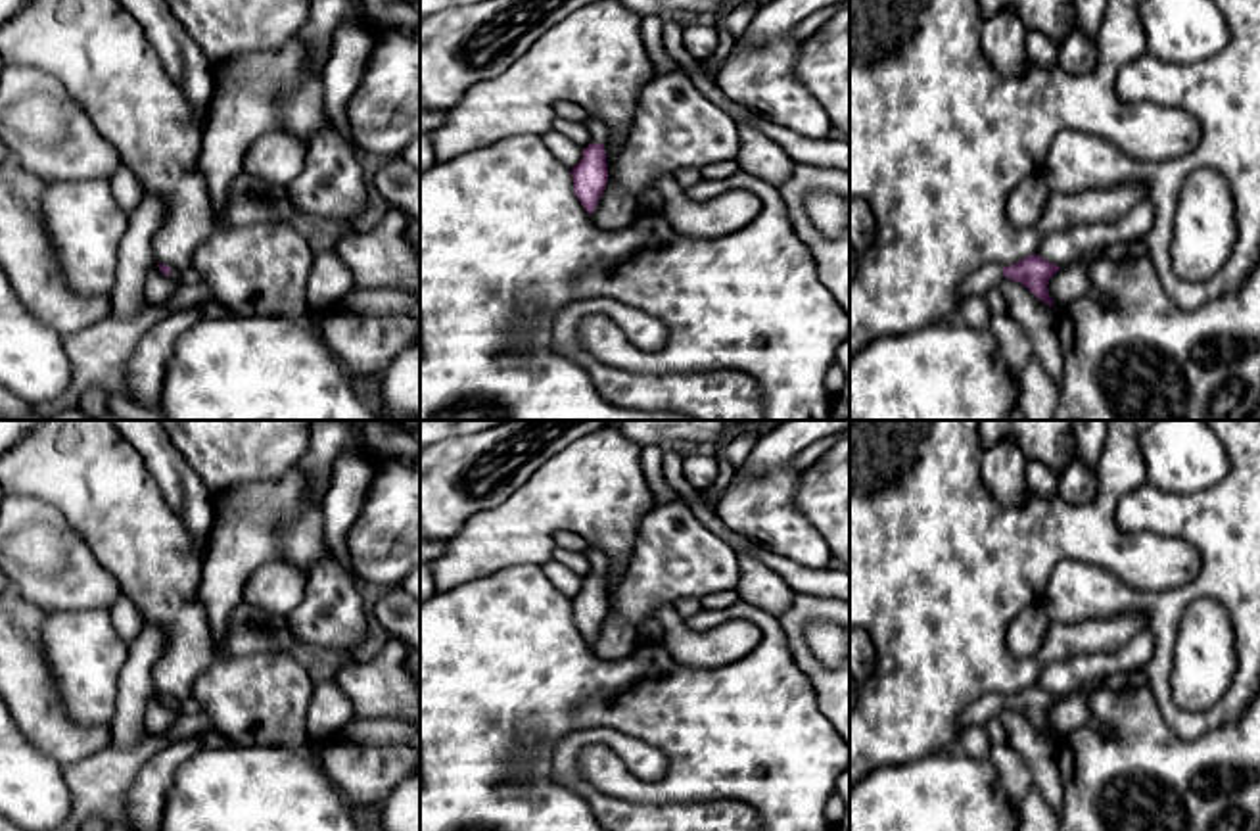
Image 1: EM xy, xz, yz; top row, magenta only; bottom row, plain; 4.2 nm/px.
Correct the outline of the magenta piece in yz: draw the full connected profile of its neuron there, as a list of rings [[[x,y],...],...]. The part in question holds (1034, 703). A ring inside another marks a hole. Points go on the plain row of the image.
[[[1032,683],[1024,687],[1022,691],[1001,697],[1001,695],[984,695],[976,702],[968,704],[961,716],[959,716],[959,727],[965,725],[984,725],[988,720],[997,716],[997,712],[1007,706],[1011,710],[1020,712],[1026,716],[1038,729],[1045,731],[1049,737],[1053,735],[1053,729],[1049,725],[1047,714],[1049,708],[1059,700],[1061,697],[1045,691],[1043,687]]]

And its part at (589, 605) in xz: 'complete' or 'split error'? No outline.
split error

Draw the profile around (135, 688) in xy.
[[[144,626],[128,645],[128,656],[119,674],[117,704],[111,722],[111,745],[130,747],[146,733],[146,706],[157,693],[153,666],[165,649],[165,633],[157,626]]]

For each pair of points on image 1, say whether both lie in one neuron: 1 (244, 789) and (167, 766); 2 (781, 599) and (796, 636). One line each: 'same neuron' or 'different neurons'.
1: different neurons
2: different neurons

